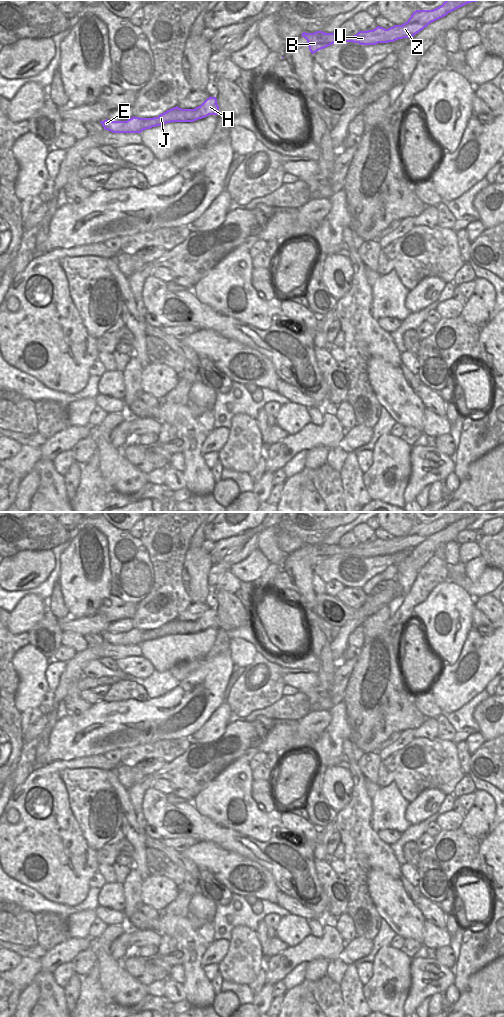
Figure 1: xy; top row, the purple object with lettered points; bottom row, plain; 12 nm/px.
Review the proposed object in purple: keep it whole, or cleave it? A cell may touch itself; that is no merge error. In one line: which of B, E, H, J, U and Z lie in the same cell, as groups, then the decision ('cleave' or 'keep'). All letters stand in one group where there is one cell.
B H U Z / E J | cleave

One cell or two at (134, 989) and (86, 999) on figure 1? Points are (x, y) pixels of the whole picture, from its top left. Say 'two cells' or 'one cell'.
two cells

